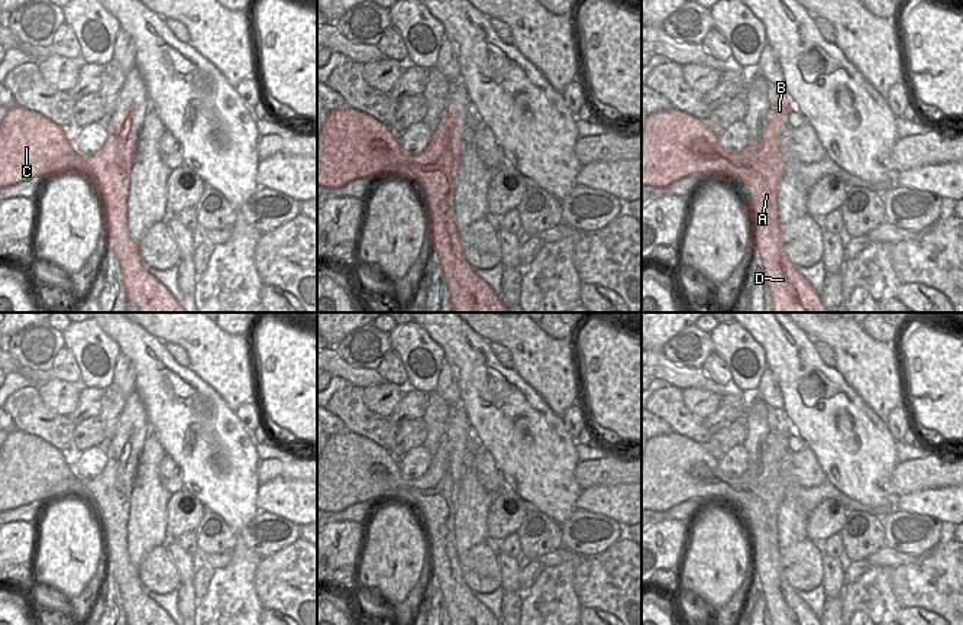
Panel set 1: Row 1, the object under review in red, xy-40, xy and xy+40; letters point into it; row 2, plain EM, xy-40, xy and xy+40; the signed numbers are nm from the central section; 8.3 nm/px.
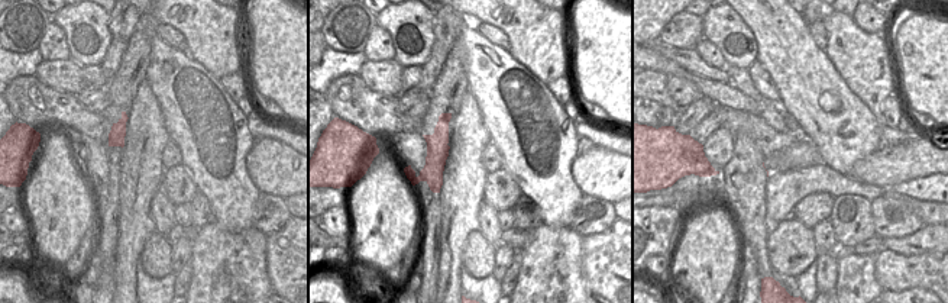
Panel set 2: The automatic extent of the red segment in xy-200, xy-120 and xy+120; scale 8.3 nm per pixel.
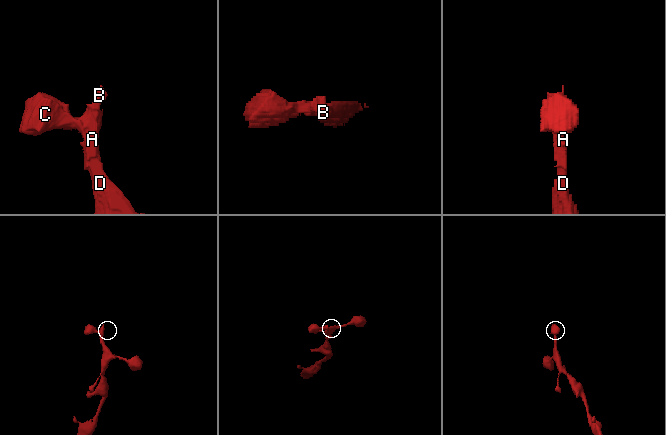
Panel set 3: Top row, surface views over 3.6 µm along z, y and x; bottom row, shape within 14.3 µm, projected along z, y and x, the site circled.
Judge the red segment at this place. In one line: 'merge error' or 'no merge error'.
no merge error

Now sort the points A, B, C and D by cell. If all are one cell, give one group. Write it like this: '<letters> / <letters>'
A B C D

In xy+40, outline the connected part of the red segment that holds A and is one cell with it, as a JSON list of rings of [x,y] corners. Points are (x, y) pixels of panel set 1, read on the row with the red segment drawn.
[[[783,91],[773,104],[773,110],[760,142],[753,142],[744,153],[728,153],[718,142],[718,135],[708,129],[704,120],[699,120],[675,107],[665,111],[649,114],[642,127],[642,187],[668,188],[675,181],[688,175],[699,175],[708,172],[711,179],[727,181],[733,174],[740,177],[750,191],[754,194],[753,200],[743,204],[752,231],[752,249],[757,252],[762,259],[763,272],[772,297],[773,312],[830,312],[820,301],[820,295],[811,284],[799,273],[798,268],[789,260],[782,243],[782,224],[778,217],[778,188],[785,171],[785,155],[779,145],[782,136],[783,113],[789,110],[794,120],[796,113],[795,106]]]

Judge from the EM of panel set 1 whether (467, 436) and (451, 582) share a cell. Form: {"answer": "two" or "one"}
{"answer": "one"}

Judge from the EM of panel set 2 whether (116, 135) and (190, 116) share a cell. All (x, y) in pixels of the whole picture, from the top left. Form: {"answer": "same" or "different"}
{"answer": "different"}

